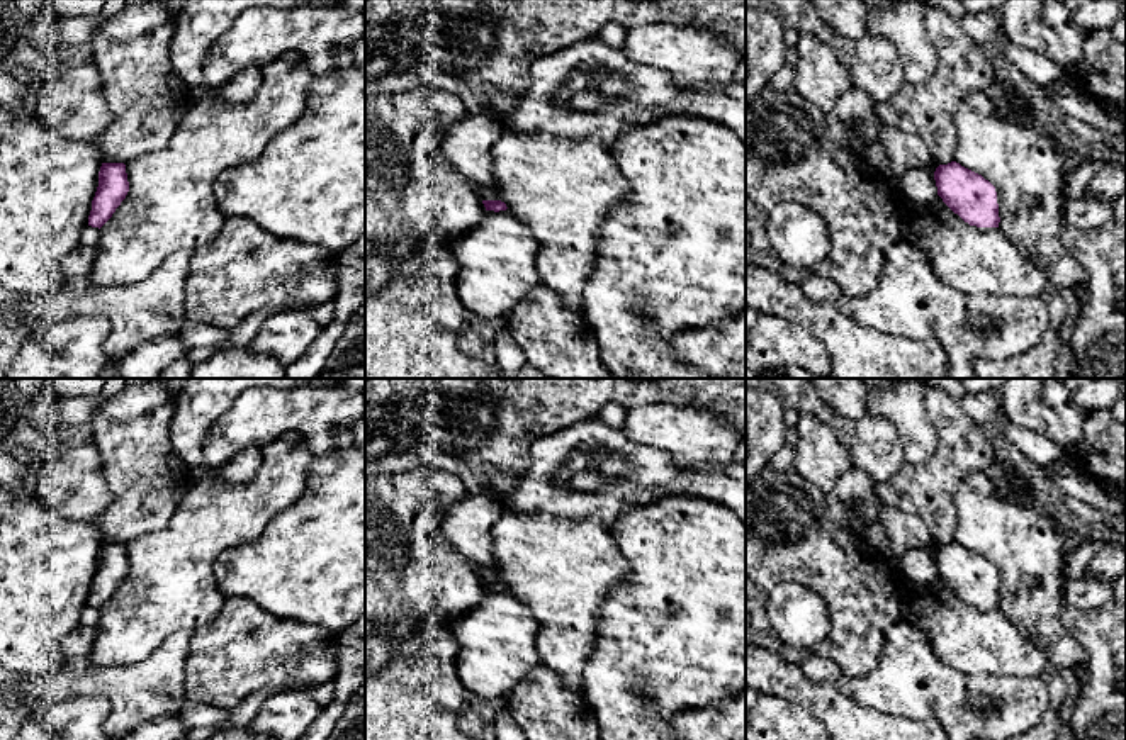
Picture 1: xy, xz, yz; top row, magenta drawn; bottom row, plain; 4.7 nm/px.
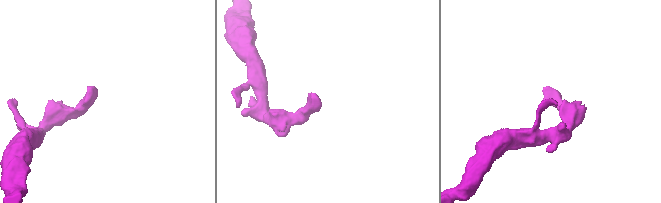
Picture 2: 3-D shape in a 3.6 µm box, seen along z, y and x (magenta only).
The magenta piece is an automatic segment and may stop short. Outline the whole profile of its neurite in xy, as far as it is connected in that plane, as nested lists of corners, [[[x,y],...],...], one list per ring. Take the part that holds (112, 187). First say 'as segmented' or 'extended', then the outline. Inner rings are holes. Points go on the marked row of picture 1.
as segmented | [[[102,163],[99,171],[99,187],[92,200],[88,226],[102,227],[121,205],[129,192],[129,182],[124,163]]]

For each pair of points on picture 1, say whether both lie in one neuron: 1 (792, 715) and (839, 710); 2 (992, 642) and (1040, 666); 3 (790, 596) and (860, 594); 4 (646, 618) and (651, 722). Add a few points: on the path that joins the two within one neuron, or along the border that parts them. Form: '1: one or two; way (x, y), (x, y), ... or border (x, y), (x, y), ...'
1: two; border (775, 695), (800, 701), (821, 722)
2: one; way (1004, 650), (1028, 661)
3: two; border (782, 583), (800, 583), (822, 599), (827, 635)
4: one; way (656, 644), (656, 696)

